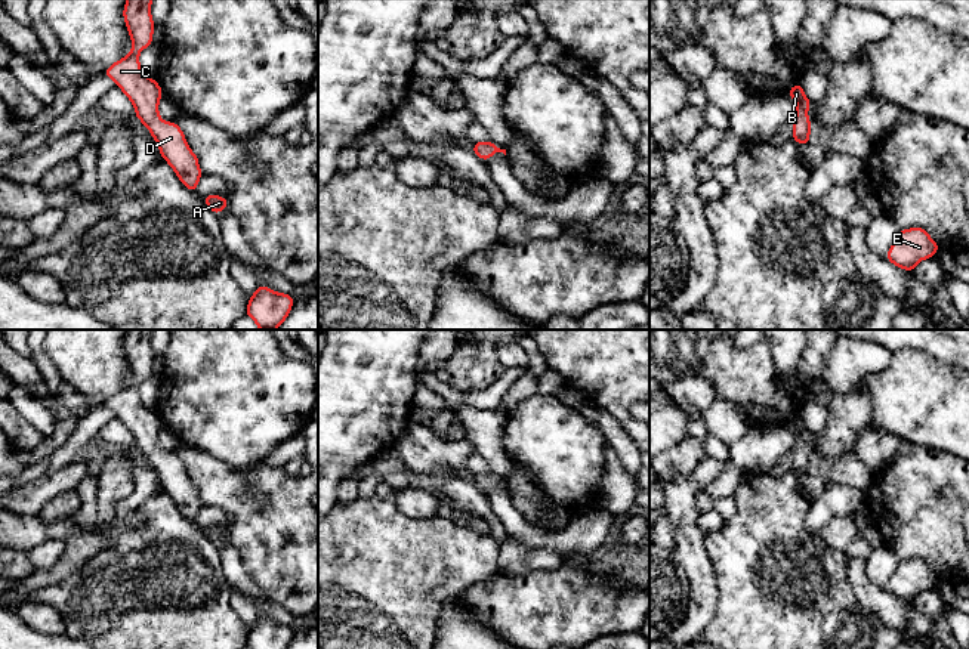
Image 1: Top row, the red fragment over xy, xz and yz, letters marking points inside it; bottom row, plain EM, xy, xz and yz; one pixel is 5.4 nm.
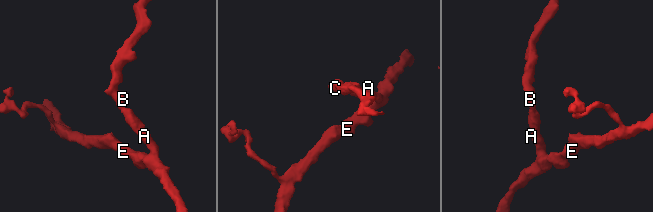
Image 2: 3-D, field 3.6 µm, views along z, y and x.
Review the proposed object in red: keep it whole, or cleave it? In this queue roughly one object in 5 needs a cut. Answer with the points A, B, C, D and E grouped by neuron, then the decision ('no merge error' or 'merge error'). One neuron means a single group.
A B C D E | no merge error

